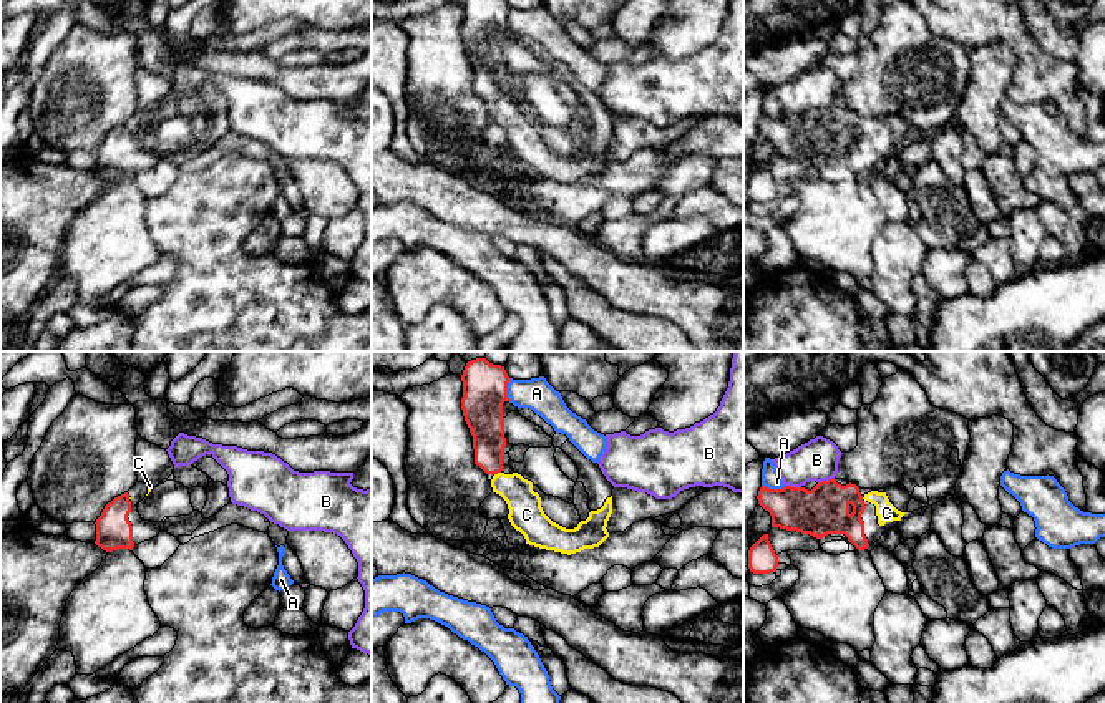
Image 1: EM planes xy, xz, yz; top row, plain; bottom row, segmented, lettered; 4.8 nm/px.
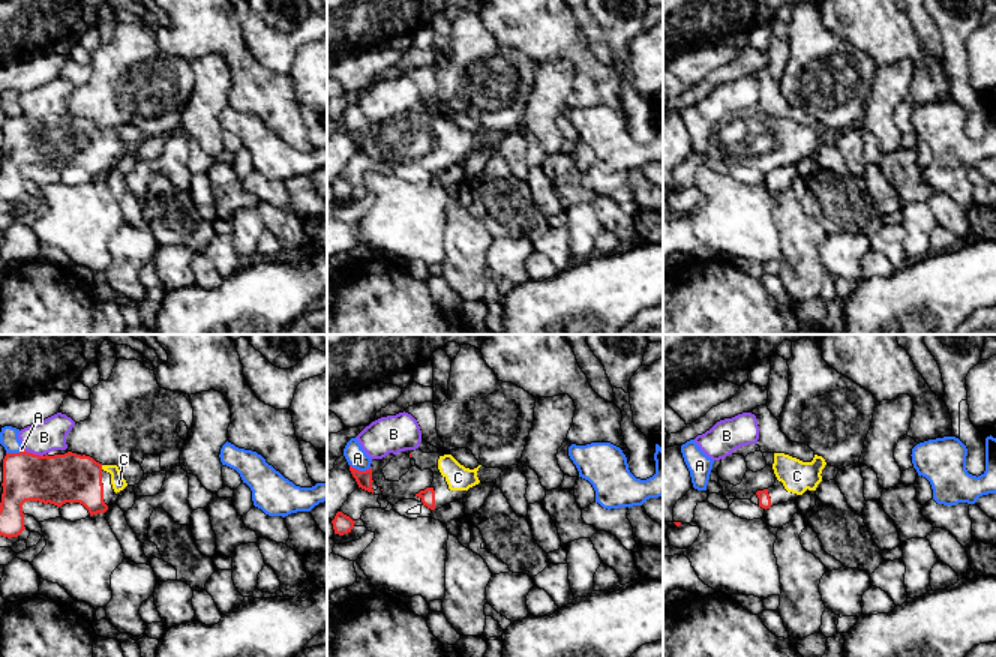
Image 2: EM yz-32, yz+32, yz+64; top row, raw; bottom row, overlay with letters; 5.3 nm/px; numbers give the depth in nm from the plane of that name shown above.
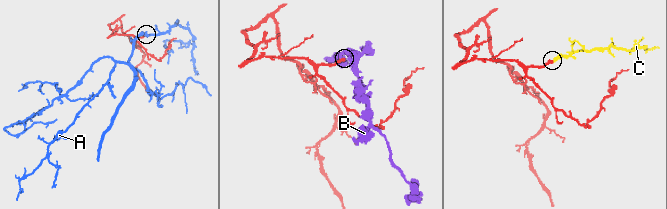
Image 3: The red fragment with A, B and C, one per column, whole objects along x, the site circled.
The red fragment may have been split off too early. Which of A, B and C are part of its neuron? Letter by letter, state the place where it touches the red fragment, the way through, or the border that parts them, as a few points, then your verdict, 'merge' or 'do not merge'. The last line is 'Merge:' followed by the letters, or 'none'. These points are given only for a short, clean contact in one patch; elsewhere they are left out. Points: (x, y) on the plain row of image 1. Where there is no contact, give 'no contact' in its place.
A: contact yz (773, 118); border yz (762, 113), (769, 116), (785, 115); do not merge
B: contact yz (825, 110); do not merge
C: contact xz (496, 101); way xz (486, 53), (488, 85), (496, 101), (521, 128), (526, 143); merge
Merge: C

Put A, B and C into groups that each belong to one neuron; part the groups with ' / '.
A / B / C

